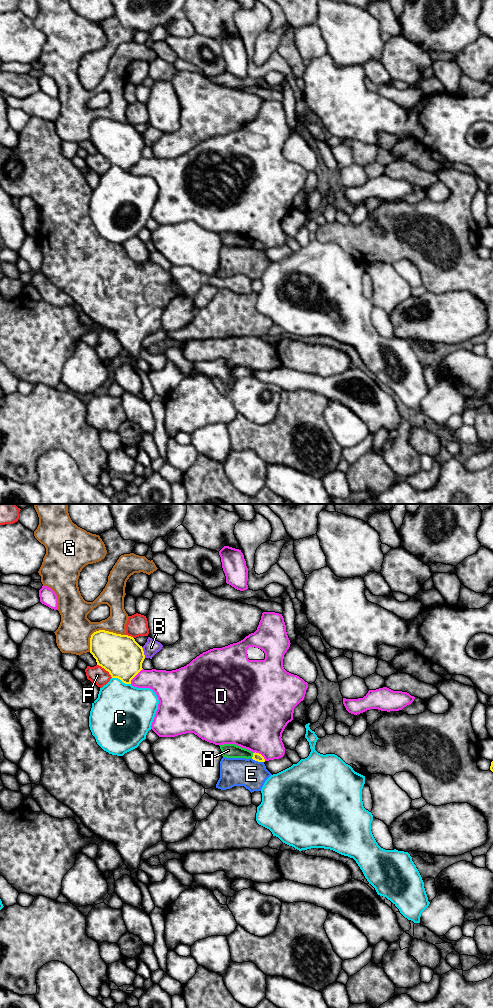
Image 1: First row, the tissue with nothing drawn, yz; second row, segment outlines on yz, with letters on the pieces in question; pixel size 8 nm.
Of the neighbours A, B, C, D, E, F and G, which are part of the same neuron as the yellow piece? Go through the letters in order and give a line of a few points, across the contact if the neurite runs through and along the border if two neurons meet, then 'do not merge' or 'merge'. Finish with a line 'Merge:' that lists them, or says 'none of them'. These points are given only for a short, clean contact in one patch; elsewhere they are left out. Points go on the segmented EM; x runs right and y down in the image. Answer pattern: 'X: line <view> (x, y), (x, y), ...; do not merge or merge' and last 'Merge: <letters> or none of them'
A: line yz (253, 753), (251, 757); do not merge
B: do not merge
C: do not merge
D: do not merge
E: do not merge
F: do not merge
G: do not merge
Merge: none of them

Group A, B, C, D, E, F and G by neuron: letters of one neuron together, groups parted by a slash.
A F / B / C / D / E / G

